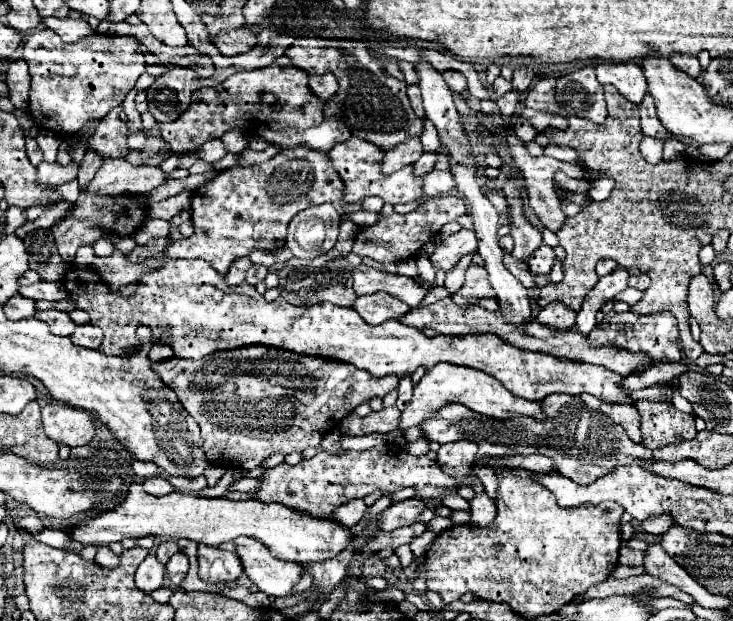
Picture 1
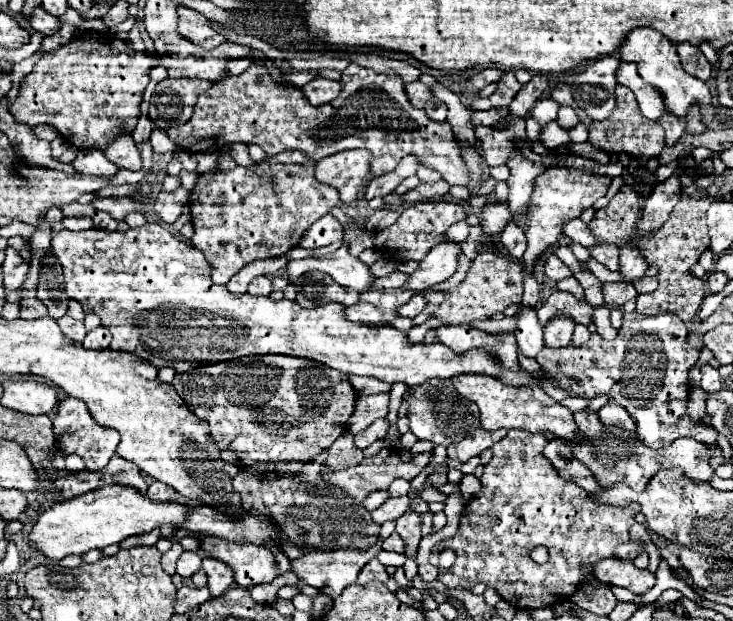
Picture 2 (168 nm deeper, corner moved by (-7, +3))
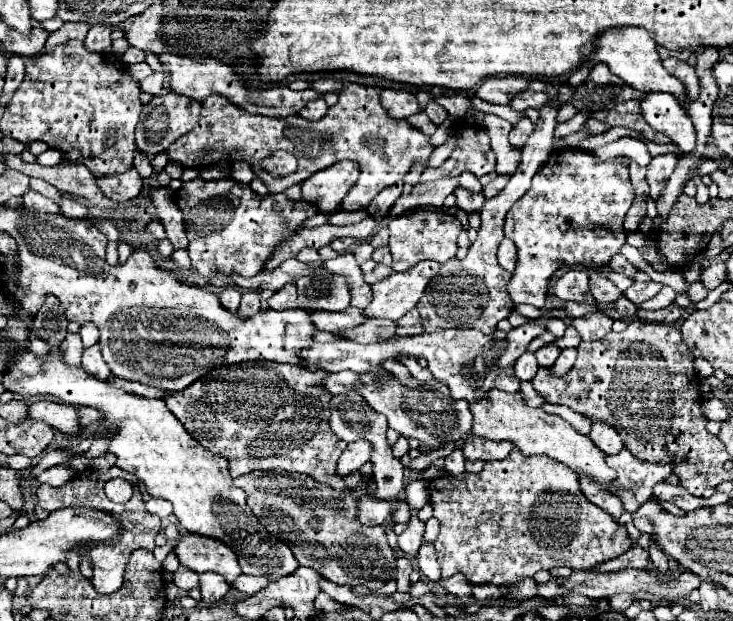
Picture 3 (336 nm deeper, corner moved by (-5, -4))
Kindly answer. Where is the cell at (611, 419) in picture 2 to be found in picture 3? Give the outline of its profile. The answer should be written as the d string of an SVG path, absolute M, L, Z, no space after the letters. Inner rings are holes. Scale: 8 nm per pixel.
M604 422L592 424L590 440L592 440L604 454L608 454L608 456L618 454L618 452L624 448L624 442L622 442L620 434L618 434L612 426L608 426L608 424L604 424Z

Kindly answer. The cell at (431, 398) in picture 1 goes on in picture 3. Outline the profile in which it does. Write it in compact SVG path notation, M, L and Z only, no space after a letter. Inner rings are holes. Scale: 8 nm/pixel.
M490 390L484 398L470 404L470 410L473 415L472 434L488 440L510 440L522 450L524 456L544 454L552 460L562 462L578 476L590 476L596 484L600 484L600 488L612 492L610 484L616 480L616 472L606 464L604 452L600 452L600 448L594 446L594 442L588 436L578 434L560 416L546 414L542 408L526 406L520 392L506 394L500 390Z

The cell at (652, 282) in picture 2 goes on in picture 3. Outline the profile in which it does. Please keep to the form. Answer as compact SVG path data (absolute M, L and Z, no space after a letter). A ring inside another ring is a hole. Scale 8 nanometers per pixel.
M634 282L634 284L624 292L624 296L626 296L628 300L632 300L634 304L642 304L642 302L654 298L654 296L660 292L660 288L662 288L662 284L658 284L658 282Z

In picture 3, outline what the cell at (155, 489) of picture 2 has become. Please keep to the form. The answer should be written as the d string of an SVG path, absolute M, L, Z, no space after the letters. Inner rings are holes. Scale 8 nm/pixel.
M150 498L146 502L146 510L152 512L152 514L156 514L156 516L160 516L160 518L166 518L166 516L172 514L172 504L166 502L166 500L162 500L162 498Z

